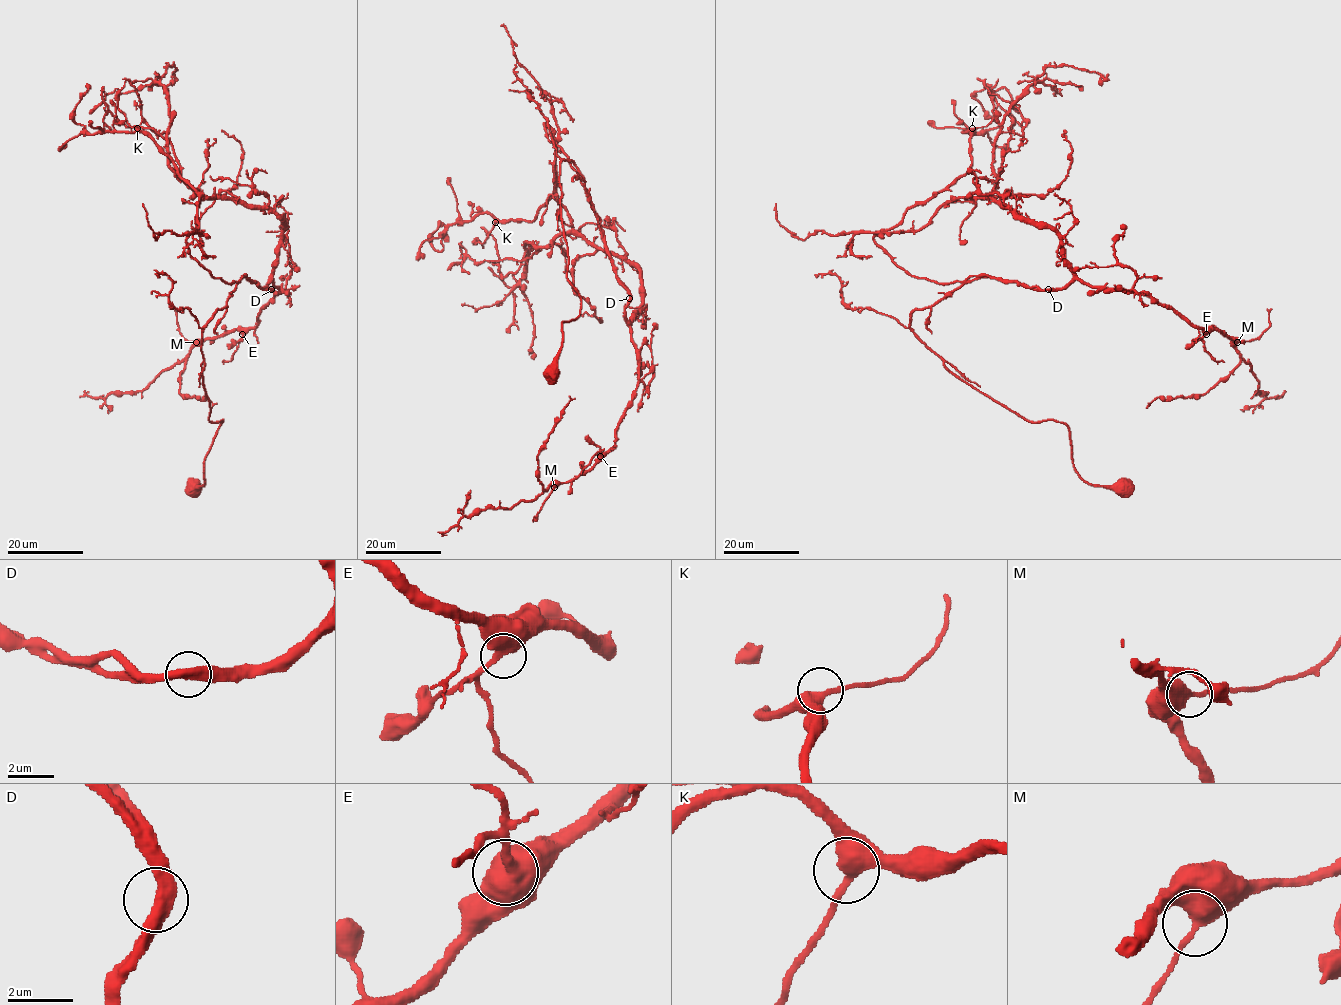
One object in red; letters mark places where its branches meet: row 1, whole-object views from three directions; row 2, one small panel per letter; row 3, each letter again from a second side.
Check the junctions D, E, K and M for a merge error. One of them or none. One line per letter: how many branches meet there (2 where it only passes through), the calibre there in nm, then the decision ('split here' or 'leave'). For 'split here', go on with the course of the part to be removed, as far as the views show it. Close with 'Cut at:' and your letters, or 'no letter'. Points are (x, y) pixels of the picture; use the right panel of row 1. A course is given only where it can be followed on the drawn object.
D: 2 branches meet; 480 nm thick; leave
E: 2 branches meet; 550 nm thick; leave
K: 2 branches meet; 460 nm thick; leave
M: 2 branches meet; 550 nm thick; leave
Cut at: no letter

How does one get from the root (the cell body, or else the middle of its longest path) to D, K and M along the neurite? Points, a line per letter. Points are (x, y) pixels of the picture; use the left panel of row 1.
D: (190, 485), (205, 483), (204, 459), (223, 421), (209, 420), (202, 330), (226, 306), (243, 276), (272, 290)
K: (190, 485), (205, 483), (223, 421), (209, 420), (201, 332), (236, 282), (190, 256), (198, 195), (137, 128)
M: (190, 485), (205, 483), (223, 421), (209, 420), (202, 330), (243, 276), (273, 279), (254, 327), (196, 342)

